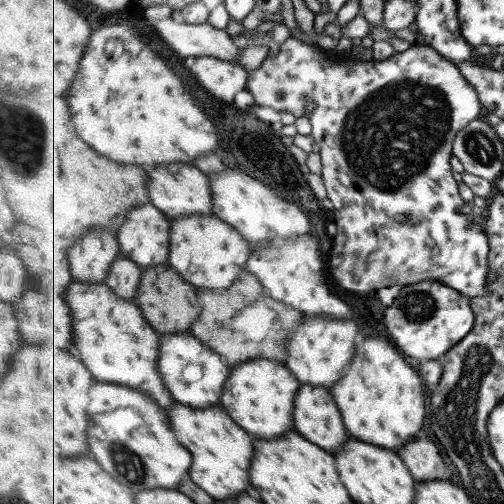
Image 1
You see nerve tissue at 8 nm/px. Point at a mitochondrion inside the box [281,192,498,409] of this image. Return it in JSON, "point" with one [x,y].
{"point":[419,305]}

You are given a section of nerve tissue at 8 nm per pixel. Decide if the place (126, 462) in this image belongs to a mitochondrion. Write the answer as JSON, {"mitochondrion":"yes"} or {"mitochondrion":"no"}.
{"mitochondrion":"yes"}

